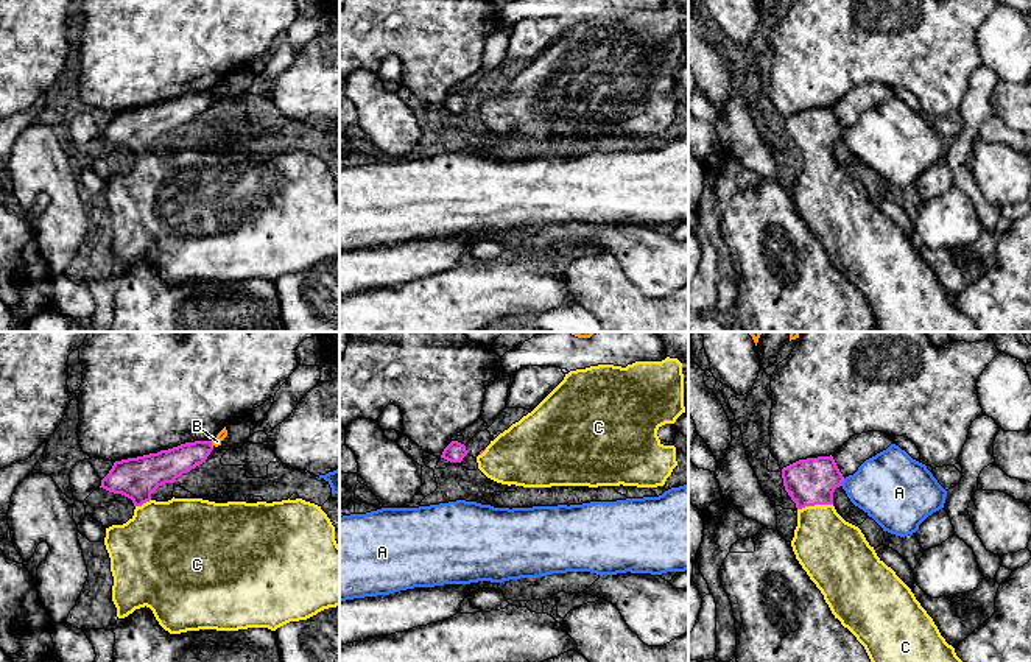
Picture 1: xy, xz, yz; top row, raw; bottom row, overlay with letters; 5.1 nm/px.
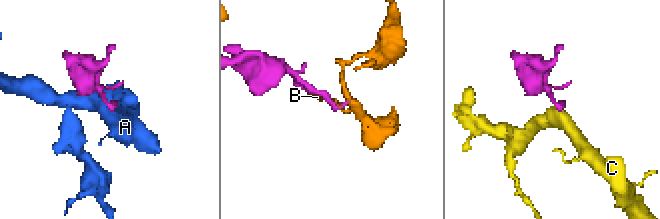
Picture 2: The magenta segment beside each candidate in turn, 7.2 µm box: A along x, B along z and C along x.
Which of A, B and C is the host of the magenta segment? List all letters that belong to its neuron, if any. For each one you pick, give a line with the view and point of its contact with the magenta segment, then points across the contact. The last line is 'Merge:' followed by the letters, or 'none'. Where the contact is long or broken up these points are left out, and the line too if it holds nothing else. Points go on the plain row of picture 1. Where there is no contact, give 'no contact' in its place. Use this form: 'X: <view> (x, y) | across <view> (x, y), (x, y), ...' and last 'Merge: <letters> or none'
C: yz (815, 154) | across yz (810, 133), (815, 154), (818, 176), (829, 200)
Merge: C

